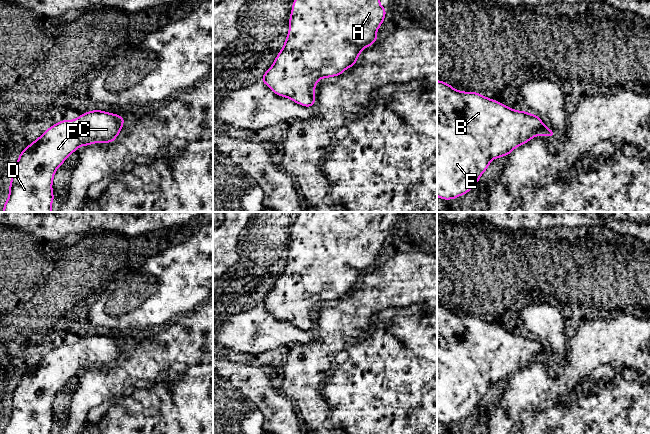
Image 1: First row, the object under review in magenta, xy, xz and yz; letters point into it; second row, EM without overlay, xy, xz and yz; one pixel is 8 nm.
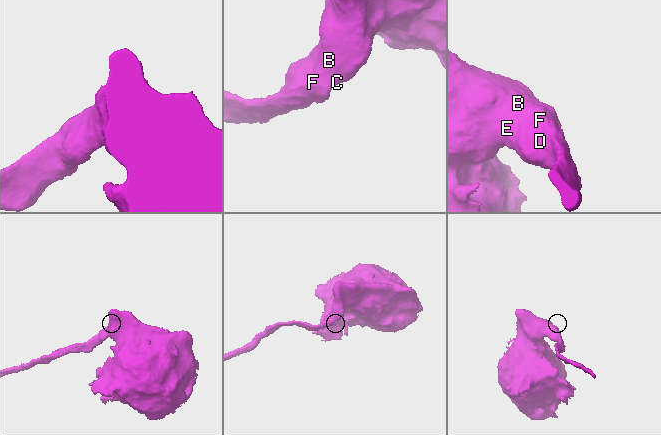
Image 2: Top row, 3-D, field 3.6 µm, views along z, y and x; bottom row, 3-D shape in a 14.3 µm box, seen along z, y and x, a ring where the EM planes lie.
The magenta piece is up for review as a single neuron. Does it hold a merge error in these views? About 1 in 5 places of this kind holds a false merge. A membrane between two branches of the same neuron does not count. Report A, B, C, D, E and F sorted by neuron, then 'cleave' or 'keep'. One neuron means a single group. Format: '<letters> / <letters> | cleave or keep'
A B C D E F | keep

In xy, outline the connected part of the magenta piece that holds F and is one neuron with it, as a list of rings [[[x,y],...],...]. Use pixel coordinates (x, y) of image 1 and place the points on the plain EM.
[[[102,334],[86,336],[73,344],[62,344],[46,353],[19,379],[11,399],[9,420],[3,434],[52,434],[55,396],[79,371],[94,367],[111,367],[122,354],[125,342]]]

